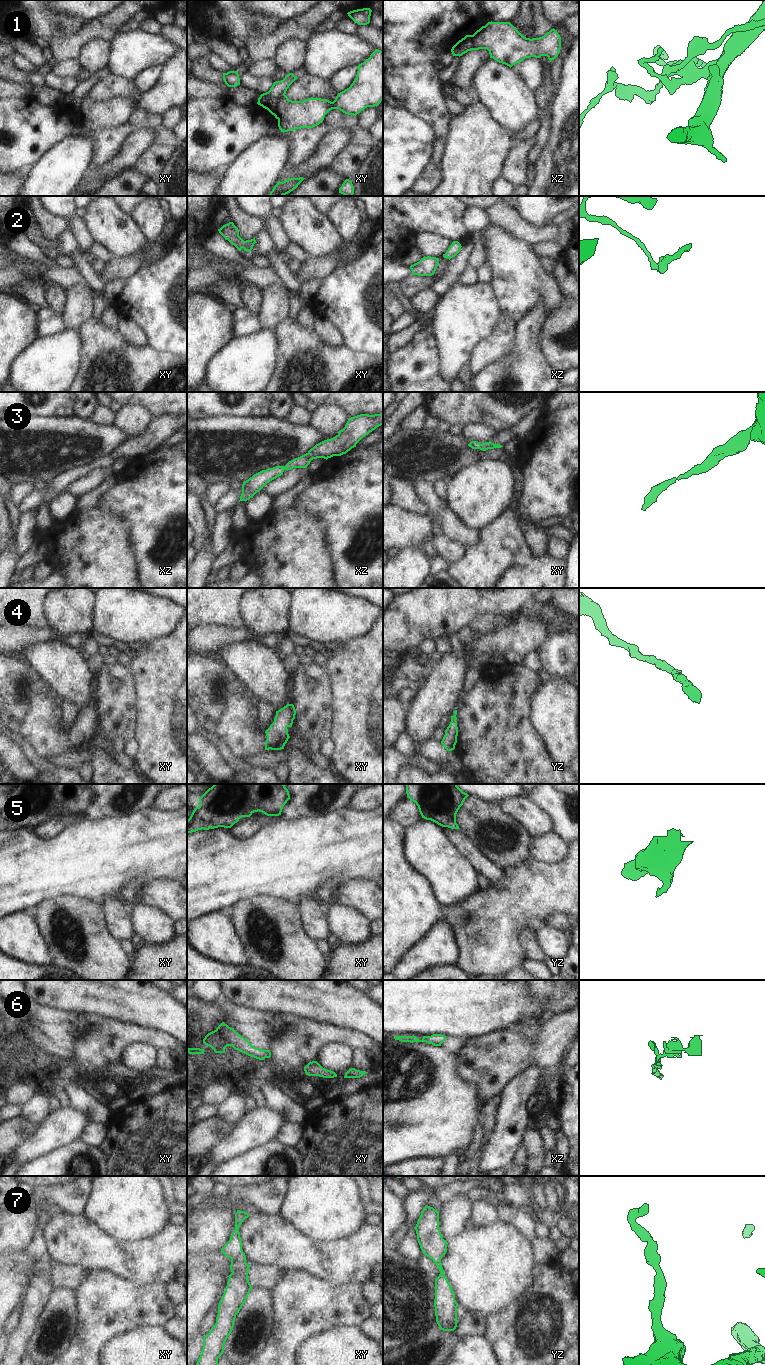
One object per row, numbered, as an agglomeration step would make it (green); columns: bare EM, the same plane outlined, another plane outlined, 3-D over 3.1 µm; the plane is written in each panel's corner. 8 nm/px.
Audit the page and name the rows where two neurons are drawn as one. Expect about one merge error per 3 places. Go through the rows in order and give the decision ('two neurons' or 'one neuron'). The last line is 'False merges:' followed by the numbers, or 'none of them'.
1: two neurons
2: one neuron
3: one neuron
4: one neuron
5: one neuron
6: two neurons
7: one neuron
False merges: 1, 6

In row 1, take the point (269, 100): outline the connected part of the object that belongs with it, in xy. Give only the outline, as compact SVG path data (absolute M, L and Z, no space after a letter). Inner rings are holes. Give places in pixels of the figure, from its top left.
M289 73L283 80L274 82L268 92L260 95L257 104L267 109L272 115L274 115L276 113L279 98L286 94L289 86L297 78L298 77L293 73Z

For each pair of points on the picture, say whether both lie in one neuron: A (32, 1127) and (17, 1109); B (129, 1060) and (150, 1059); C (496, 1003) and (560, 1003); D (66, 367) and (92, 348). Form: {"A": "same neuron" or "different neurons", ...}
{"A": "different neurons", "B": "same neuron", "C": "same neuron", "D": "different neurons"}

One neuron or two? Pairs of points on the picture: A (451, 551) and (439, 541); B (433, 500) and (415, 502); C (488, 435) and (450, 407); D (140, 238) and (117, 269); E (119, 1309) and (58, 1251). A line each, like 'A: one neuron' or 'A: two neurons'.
A: one neuron
B: two neurons
C: two neurons
D: two neurons
E: one neuron

